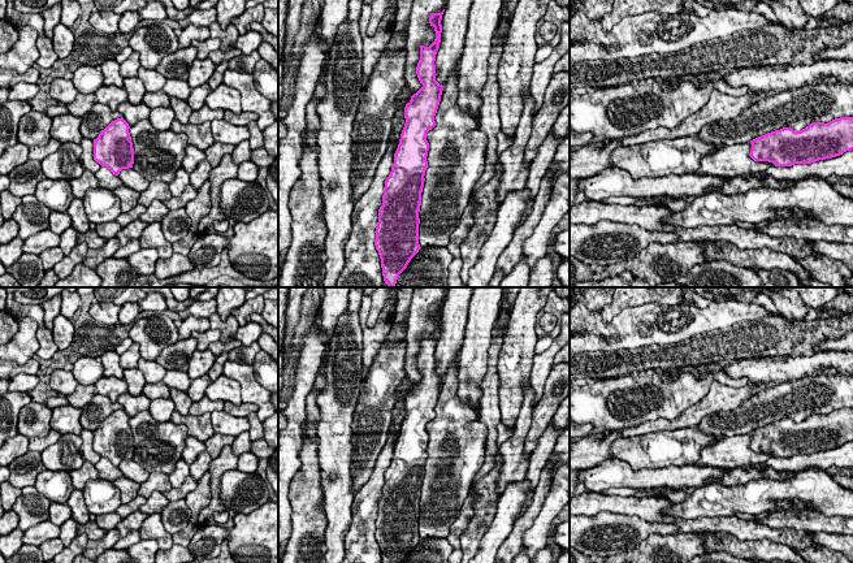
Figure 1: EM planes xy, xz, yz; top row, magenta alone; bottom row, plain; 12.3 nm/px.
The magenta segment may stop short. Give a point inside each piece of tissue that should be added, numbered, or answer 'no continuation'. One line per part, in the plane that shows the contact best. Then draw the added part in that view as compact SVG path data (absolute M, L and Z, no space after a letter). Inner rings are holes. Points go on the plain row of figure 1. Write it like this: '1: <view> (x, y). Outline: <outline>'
no continuation

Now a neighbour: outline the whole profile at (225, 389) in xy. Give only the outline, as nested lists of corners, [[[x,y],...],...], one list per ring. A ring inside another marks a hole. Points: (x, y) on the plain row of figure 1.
[[[221,374],[205,389],[205,397],[211,400],[224,400],[239,406],[242,403],[241,385],[238,381]]]

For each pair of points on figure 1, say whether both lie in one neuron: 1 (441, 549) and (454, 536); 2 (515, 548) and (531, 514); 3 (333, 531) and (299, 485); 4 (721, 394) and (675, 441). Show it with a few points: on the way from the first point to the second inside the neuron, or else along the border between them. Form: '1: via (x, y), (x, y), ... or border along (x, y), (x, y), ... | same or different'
1: border along (445, 538), (453, 549) | different
2: via (515, 540), (516, 532), (524, 522) | same
3: border along (321, 492), (327, 520), (327, 549) | different
4: border along (695, 425), (661, 429), (658, 432) | different

